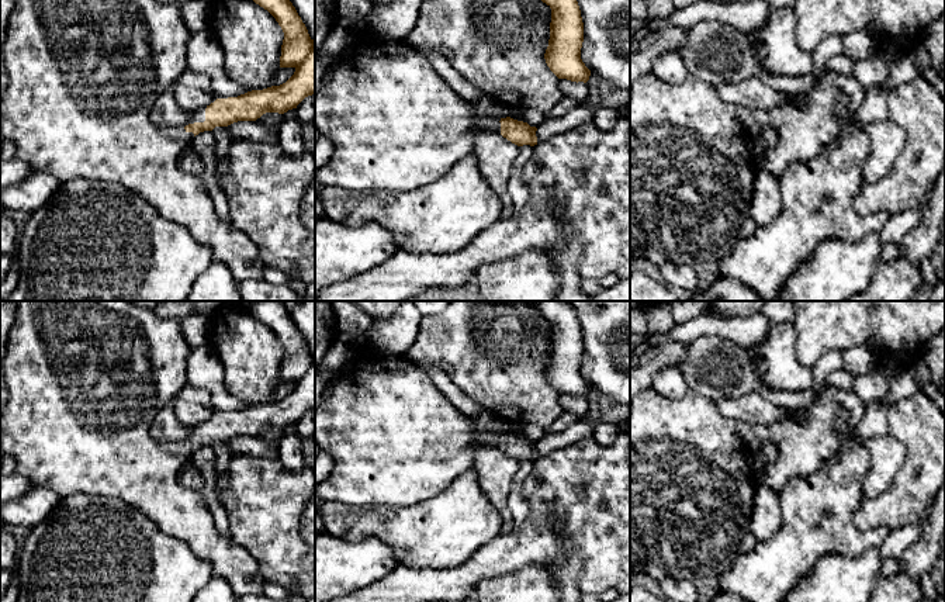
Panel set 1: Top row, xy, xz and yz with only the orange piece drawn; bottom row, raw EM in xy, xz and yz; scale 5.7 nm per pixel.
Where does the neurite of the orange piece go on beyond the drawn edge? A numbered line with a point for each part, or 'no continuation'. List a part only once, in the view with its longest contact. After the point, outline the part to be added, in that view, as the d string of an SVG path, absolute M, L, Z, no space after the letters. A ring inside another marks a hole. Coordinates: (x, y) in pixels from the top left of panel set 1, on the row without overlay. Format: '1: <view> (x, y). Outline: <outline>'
1: xy (198, 431). Outline: M202 422L202 423L194 426L190 439L194 439L194 437L204 437L204 436L205 436L205 423L207 423L207 422Z

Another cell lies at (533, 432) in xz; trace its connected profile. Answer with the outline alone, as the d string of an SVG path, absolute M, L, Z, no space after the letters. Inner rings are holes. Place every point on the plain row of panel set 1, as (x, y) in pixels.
M526 423L522 425L525 437L527 437L530 442L539 442L546 436L546 430L534 423Z

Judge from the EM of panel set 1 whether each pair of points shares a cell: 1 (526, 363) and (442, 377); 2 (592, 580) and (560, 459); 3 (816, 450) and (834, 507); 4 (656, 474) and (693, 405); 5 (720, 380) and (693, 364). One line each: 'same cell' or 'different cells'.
1: different cells
2: same cell
3: different cells
4: same cell
5: same cell

